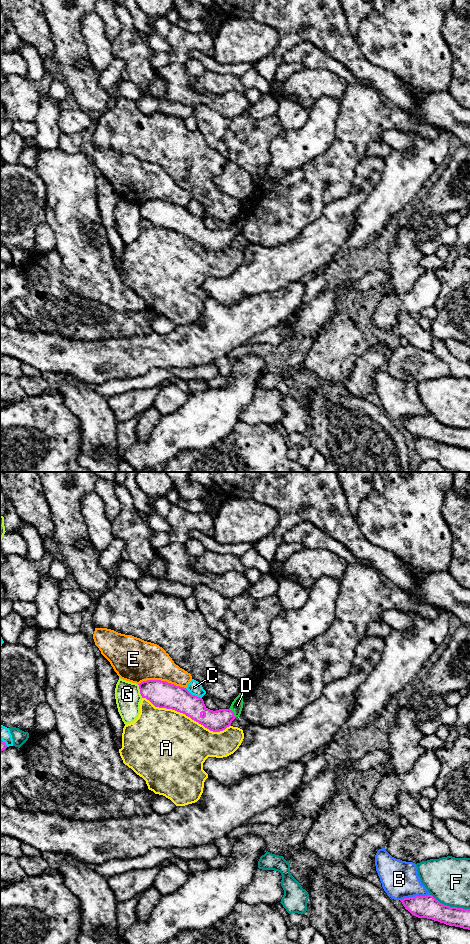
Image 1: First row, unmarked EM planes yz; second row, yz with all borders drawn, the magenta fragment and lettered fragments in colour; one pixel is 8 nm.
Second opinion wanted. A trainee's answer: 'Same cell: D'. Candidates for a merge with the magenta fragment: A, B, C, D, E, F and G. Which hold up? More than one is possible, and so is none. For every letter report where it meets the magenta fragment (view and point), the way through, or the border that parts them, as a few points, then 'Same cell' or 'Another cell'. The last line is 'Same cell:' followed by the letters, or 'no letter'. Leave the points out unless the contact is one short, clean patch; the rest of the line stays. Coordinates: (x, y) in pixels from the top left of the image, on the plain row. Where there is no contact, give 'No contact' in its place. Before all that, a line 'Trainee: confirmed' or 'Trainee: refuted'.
Trainee: confirmed
A: Touches magenta at yz (186, 235). Another cell
B: Touches magenta at yz (415, 416). Another cell
C: Touches magenta at yz (193, 215). Another cell
D: Touches magenta at yz (233, 233). Path across: yz (216, 241), (233, 233), (237, 225). Same cell
E: Touches magenta at yz (162, 201). Another cell
F: Touches magenta at yz (449, 426). Another cell
G: Touches magenta at yz (140, 211). Another cell
Same cell: D

